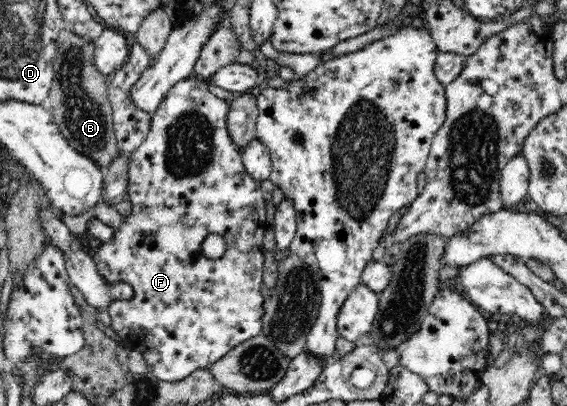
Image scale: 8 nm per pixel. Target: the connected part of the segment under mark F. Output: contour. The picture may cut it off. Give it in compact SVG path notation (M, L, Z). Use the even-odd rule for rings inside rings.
M187 77L173 85L162 99L159 108L151 115L151 128L149 128L143 143L130 153L127 199L132 203L132 212L123 219L123 223L115 231L115 237L109 243L103 242L96 254L93 254L95 255L93 258L95 264L98 265L99 272L105 276L105 280L113 283L121 281L133 287L134 294L128 300L113 301L109 305L108 312L111 316L112 328L129 350L141 353L147 362L149 372L163 381L175 381L187 377L196 369L209 368L215 361L225 357L231 349L235 349L240 343L263 334L261 327L265 308L261 289L264 285L262 273L267 254L263 248L263 235L265 235L267 227L270 226L265 216L267 215L265 212L267 211L267 202L261 192L261 182L249 175L242 162L240 148L231 140L227 126L229 109L230 106L225 100L219 99L219 96L211 92L202 78ZM208 233L219 233L227 241L227 251L225 251L225 256L222 259L211 260L203 256L201 242Z

